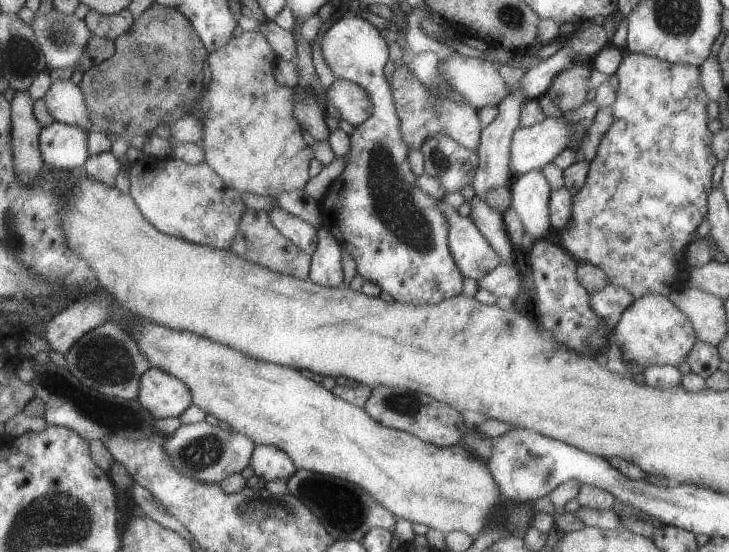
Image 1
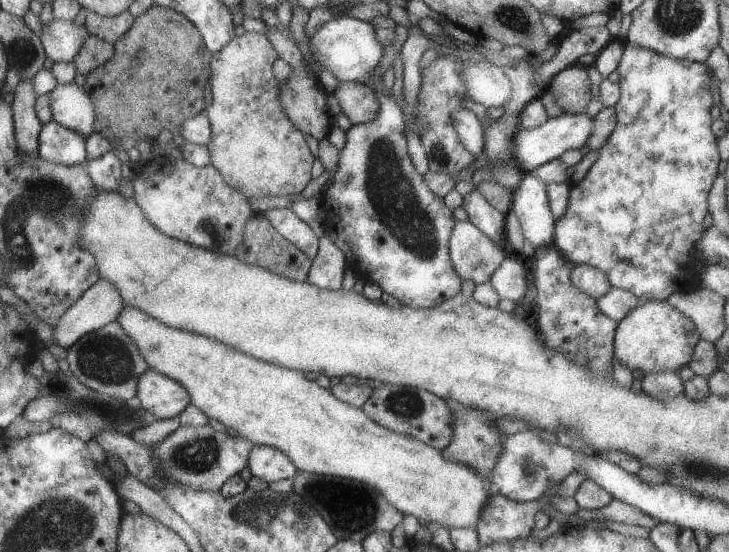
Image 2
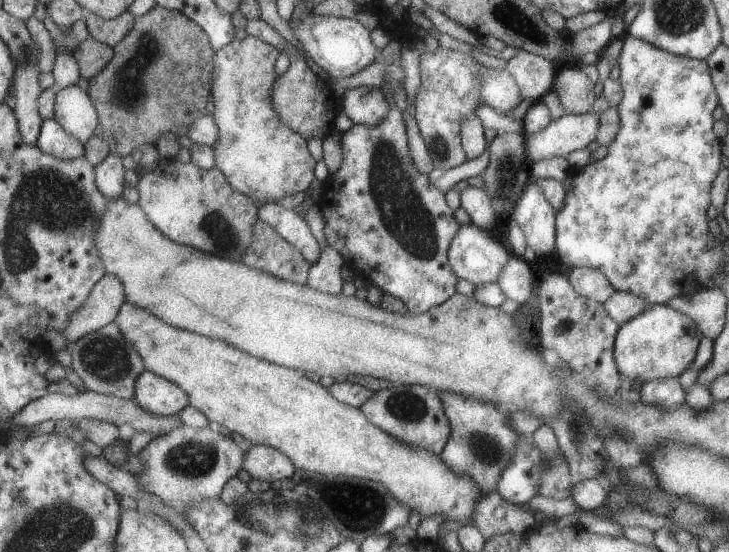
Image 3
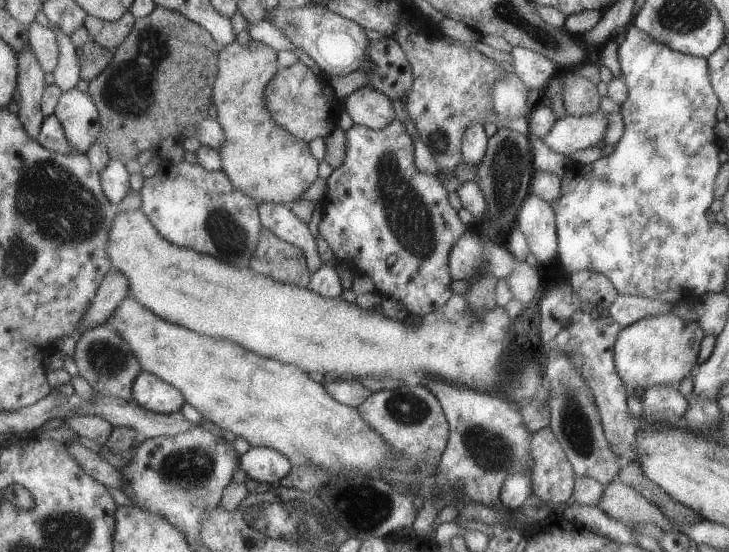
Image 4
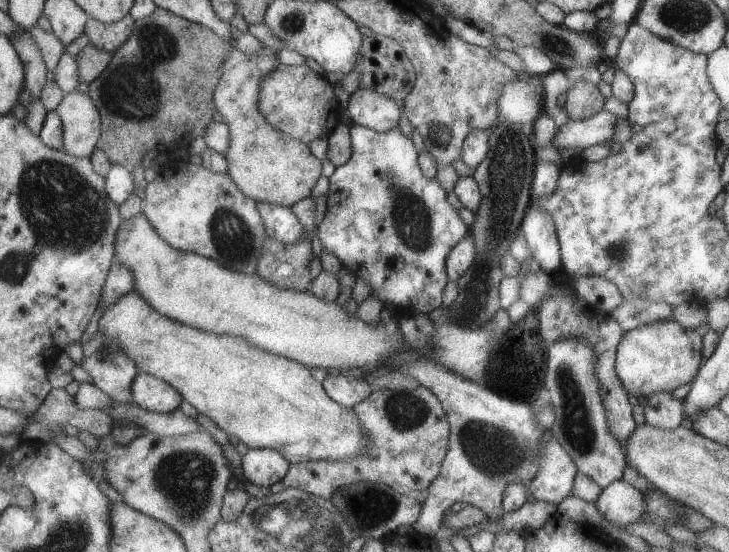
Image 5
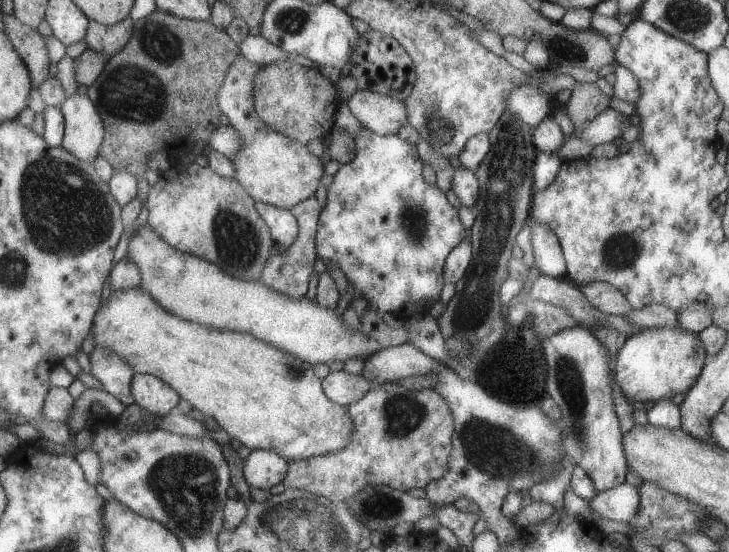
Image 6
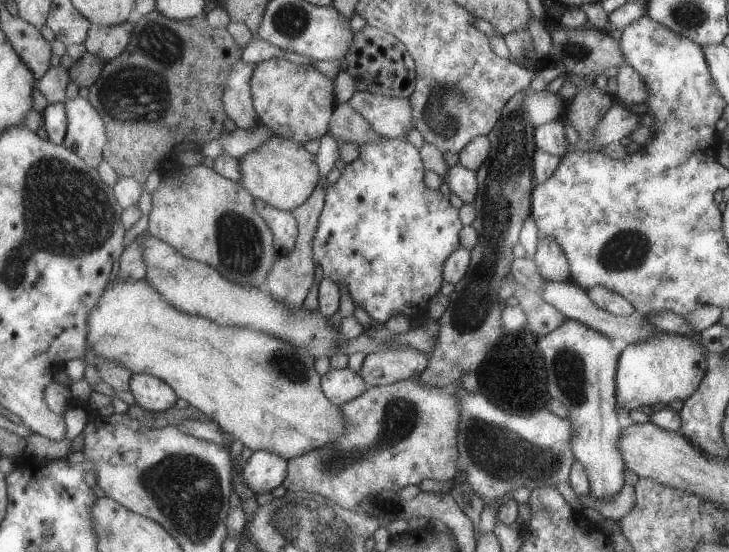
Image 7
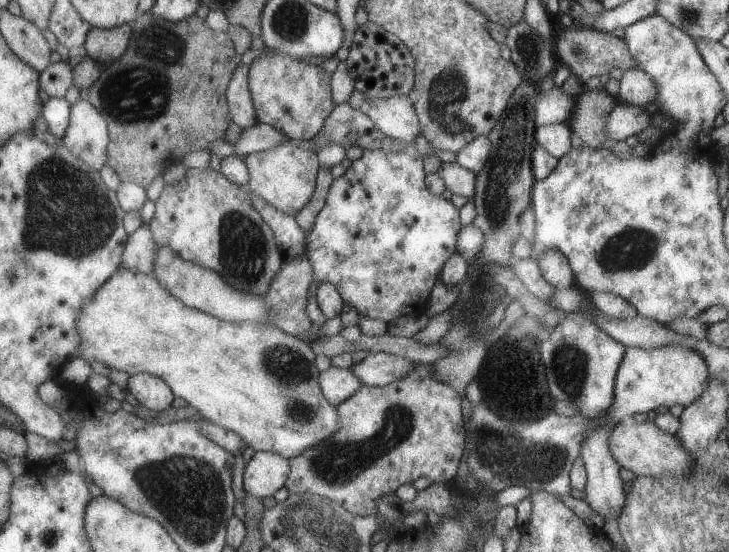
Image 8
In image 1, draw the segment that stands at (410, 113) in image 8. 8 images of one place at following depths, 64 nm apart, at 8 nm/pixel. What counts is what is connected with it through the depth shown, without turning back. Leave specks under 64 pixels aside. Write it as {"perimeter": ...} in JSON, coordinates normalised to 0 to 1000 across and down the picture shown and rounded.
{"perimeter":[[[461,143],[449,174],[466,201],[468,214],[480,225],[491,228],[509,212],[512,185],[501,159],[487,149]]]}

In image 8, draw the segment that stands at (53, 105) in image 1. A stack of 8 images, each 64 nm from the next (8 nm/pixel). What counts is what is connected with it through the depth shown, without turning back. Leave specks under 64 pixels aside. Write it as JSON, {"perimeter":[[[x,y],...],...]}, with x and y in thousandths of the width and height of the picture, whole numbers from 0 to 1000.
{"perimeter":[[[122,181],[97,188],[93,232],[86,261],[125,306],[136,310],[147,297],[147,264],[152,257],[147,217]]]}

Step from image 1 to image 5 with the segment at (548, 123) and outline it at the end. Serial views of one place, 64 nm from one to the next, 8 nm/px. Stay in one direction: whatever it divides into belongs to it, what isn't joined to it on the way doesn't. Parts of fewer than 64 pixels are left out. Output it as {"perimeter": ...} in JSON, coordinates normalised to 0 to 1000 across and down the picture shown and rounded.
{"perimeter":[[[831,199],[794,219],[782,216],[775,228],[767,230],[760,246],[760,264],[793,277],[812,263],[840,259],[845,217],[848,212]]]}

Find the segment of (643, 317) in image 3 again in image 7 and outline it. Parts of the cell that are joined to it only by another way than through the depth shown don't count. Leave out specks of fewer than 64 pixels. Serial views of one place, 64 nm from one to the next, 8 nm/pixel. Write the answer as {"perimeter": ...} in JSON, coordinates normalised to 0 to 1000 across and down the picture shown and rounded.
{"perimeter":[[[901,601],[897,612],[885,621],[860,625],[852,638],[845,672],[845,739],[846,746],[867,746],[878,736],[916,736],[925,725],[940,725],[957,707],[964,685],[968,681],[974,659],[968,634],[959,621],[960,611],[942,611],[938,607]]]}

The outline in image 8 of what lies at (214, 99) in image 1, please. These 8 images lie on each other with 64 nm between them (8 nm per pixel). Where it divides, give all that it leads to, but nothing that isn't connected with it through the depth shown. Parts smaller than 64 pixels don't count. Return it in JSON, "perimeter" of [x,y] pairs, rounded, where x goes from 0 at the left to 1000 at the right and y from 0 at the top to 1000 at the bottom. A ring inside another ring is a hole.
{"perimeter":[[[342,118],[325,123],[311,159],[311,183],[320,219],[332,234],[355,223],[342,161]],[[395,254],[374,270],[343,277],[336,292],[343,317],[340,344],[348,346],[368,370],[405,395],[427,364],[435,335],[435,315],[440,304],[433,274],[417,270],[410,259]]]}

